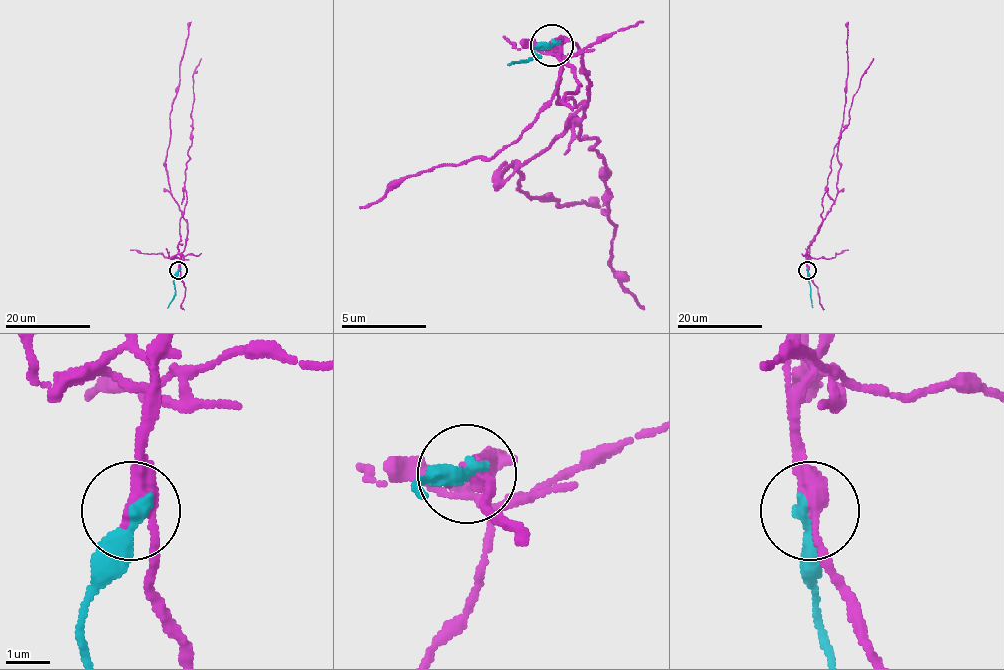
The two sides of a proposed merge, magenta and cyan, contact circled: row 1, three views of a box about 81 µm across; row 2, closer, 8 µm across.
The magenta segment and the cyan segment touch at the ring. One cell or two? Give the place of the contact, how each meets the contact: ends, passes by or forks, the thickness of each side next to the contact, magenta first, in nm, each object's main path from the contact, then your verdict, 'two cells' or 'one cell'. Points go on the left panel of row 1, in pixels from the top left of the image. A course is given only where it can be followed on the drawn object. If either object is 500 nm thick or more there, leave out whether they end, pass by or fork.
at (178, 270); magenta passes by; cyan ends there; 360 nm thick on the magenta side, 360 nm on the other; magenta runs (178, 270), (180, 253), (186, 244), (187, 222), (172, 195), (166, 158), (170, 141), (170, 112), (191, 22); cyan runs (178, 270), (173, 280), (175, 295), (167, 307); two cells

